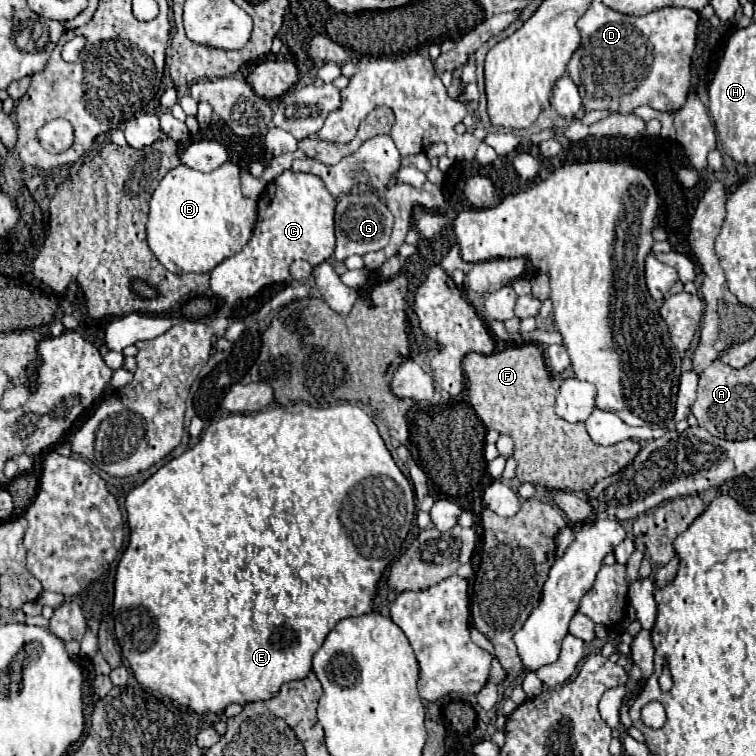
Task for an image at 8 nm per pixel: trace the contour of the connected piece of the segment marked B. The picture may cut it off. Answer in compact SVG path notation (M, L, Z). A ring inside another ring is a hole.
M224 163L210 173L196 171L186 165L178 165L168 171L160 181L150 199L150 215L148 215L148 245L156 259L172 273L210 273L218 263L226 257L244 249L244 245L252 237L252 229L256 225L256 201L246 199L240 189L240 169L234 163Z

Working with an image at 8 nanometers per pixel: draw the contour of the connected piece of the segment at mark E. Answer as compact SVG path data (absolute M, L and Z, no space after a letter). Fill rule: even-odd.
M272 401L266 409L252 413L250 415L244 415L244 413L232 413L224 419L218 421L212 421L208 429L202 433L200 441L184 451L180 457L168 461L164 467L160 467L152 477L148 477L140 487L134 487L128 497L126 497L126 513L128 513L128 525L130 525L130 541L128 541L128 547L120 559L120 565L118 565L118 571L116 571L116 583L114 583L114 625L116 625L116 639L120 643L120 649L122 649L122 655L126 657L126 661L130 663L132 667L132 673L136 677L138 683L142 683L144 687L150 687L154 691L160 691L162 695L168 695L172 701L180 703L180 705L186 705L190 709L194 709L196 713L222 713L230 703L250 703L250 701L266 701L266 699L272 699L280 687L288 681L296 681L296 679L304 679L310 669L312 669L312 655L320 649L320 645L324 643L326 635L332 631L332 627L344 619L344 617L354 617L354 615L366 615L366 613L372 613L374 611L374 597L376 597L376 589L378 589L378 581L384 573L384 569L400 555L400 549L402 549L402 543L410 531L410 525L412 525L412 519L414 519L414 489L410 487L410 481L404 477L404 473L398 469L398 465L394 463L390 451L386 449L384 441L380 435L378 435L378 428L373 419L361 408L357 403L350 403L349 401L338 401L336 405L328 405L328 407L312 407L304 401L292 401L292 403L286 403L286 405L278 405L276 401Z

